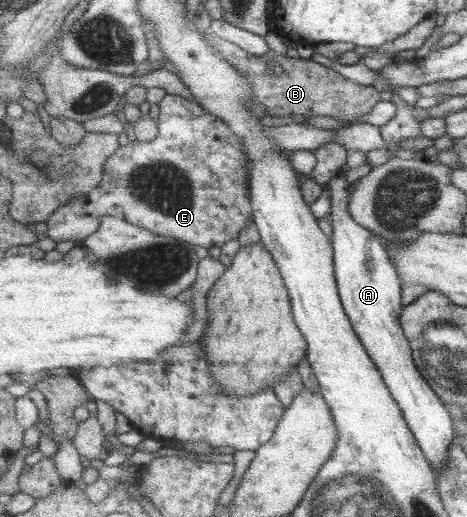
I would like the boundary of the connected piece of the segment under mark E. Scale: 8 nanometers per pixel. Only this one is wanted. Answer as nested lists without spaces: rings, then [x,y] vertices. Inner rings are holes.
[[[167,93],[166,97],[160,102],[160,135],[154,141],[136,140],[134,144],[123,146],[112,158],[106,167],[106,177],[98,187],[95,187],[91,193],[80,194],[76,199],[64,204],[55,214],[48,219],[47,237],[52,238],[56,242],[61,241],[84,241],[91,235],[94,235],[102,223],[103,215],[111,215],[141,225],[148,228],[150,231],[156,232],[158,235],[181,239],[188,243],[200,245],[208,249],[212,247],[224,247],[226,243],[230,243],[232,239],[239,239],[245,229],[248,229],[255,223],[255,207],[252,197],[252,172],[248,167],[250,164],[249,153],[243,151],[243,139],[226,123],[222,118],[219,118],[215,113],[212,113],[206,107],[202,107],[200,103],[196,103],[190,99],[186,99],[183,95]]]

